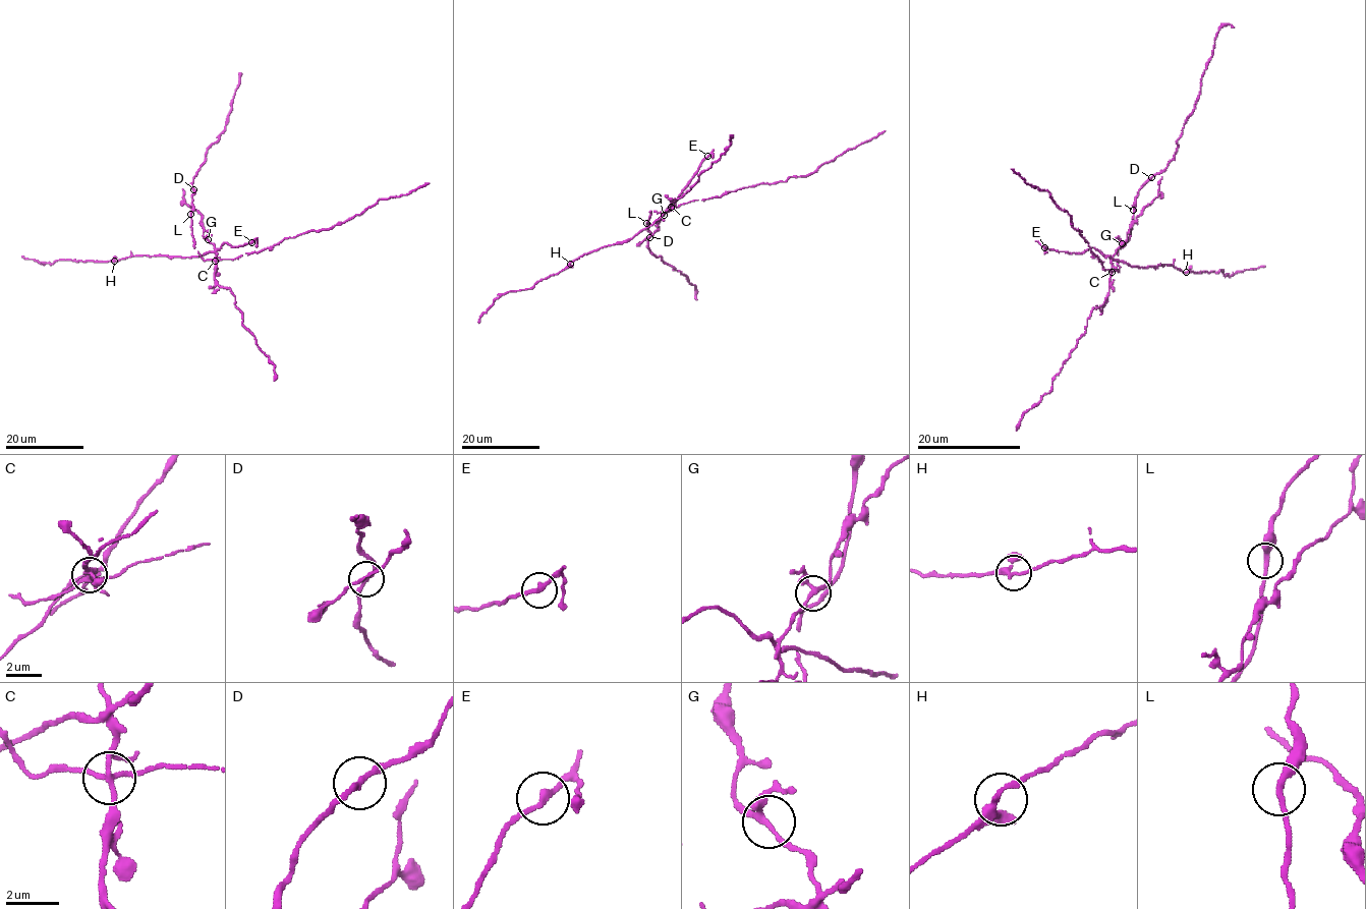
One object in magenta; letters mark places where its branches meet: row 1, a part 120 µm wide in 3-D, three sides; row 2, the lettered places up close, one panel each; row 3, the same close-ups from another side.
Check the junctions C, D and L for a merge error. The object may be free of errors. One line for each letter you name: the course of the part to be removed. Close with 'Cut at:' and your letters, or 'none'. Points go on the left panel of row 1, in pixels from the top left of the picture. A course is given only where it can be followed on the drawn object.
C: foreign part runs (216, 261), (214, 252), (184, 257), (146, 254), (116, 261), (56, 260), (52, 264), (41, 264), (22, 256)
Cut at: C

